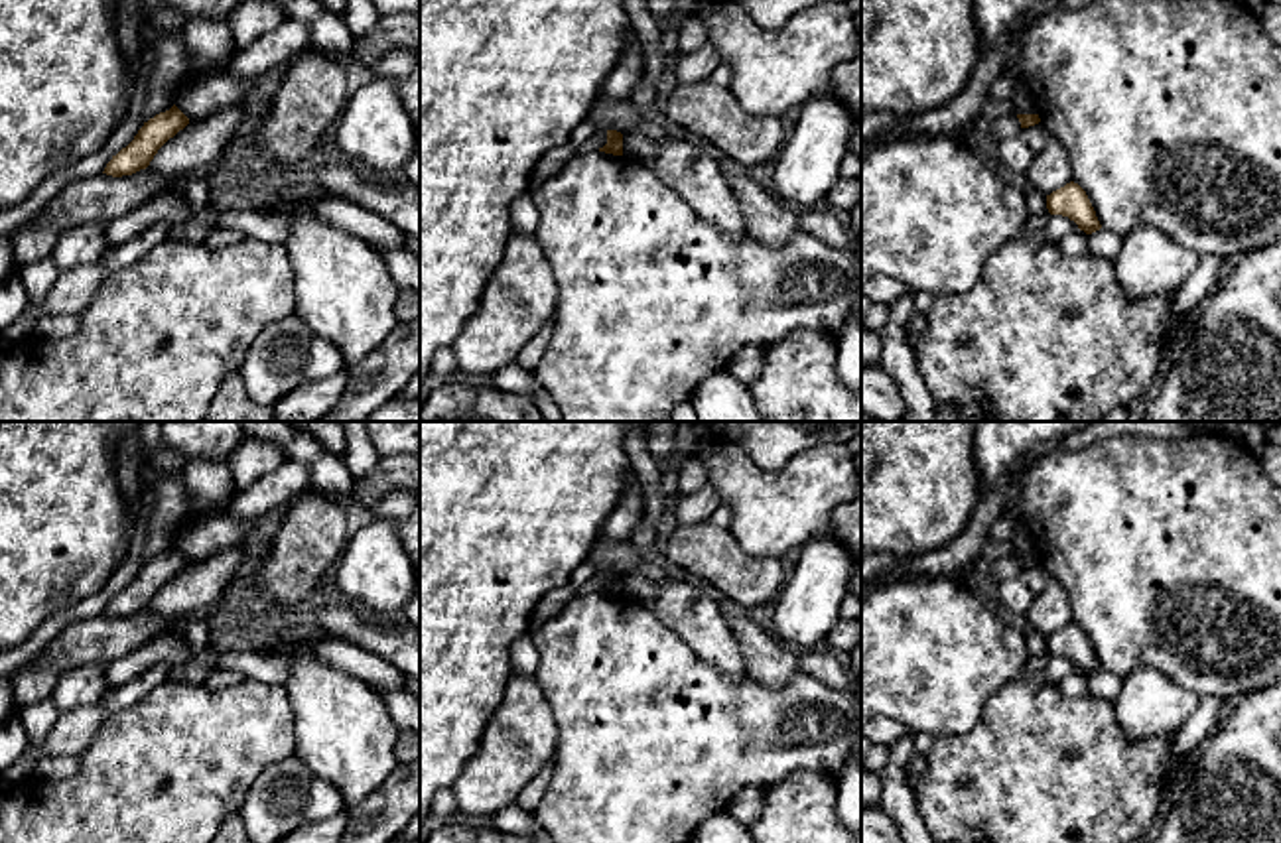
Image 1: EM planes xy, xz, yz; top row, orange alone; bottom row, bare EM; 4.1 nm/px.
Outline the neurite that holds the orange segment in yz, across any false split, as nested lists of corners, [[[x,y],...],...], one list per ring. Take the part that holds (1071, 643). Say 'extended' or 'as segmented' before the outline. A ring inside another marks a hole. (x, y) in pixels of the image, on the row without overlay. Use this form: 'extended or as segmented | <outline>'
as segmented | [[[1074,622],[1046,636],[1046,650],[1050,656],[1068,658],[1086,676],[1102,670],[1086,632]]]

